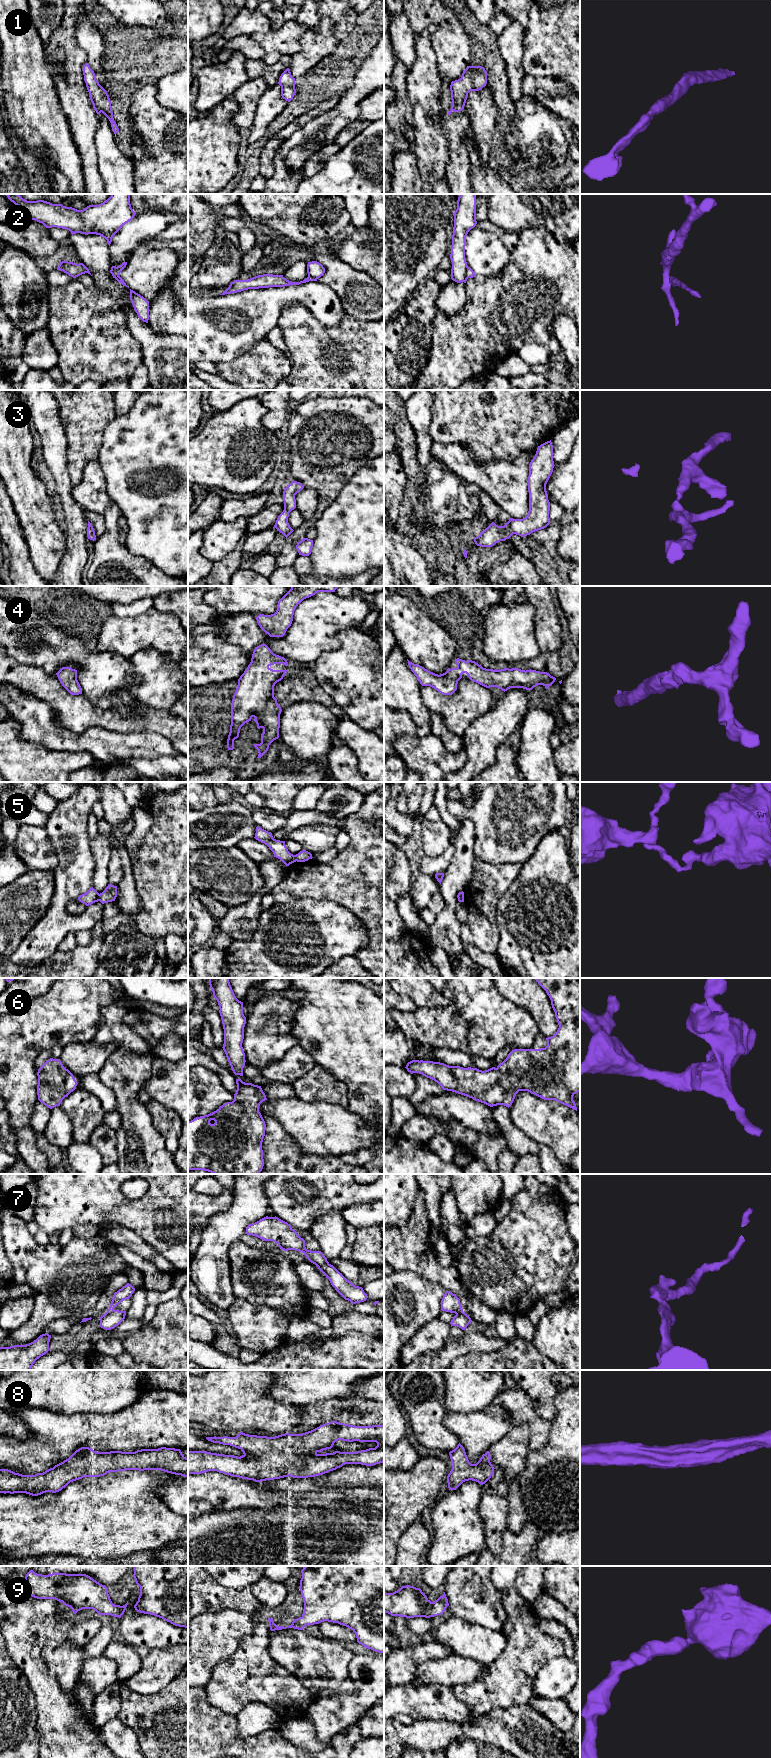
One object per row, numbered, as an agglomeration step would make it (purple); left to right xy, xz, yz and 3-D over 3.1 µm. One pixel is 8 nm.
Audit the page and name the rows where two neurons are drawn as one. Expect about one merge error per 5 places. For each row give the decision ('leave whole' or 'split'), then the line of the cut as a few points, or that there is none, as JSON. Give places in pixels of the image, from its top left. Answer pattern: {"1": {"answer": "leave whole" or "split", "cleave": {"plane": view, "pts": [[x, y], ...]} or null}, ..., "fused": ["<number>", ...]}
{"1": {"answer": "leave whole", "cleave": null}, "2": {"answer": "split", "cleave": {"plane": "yz", "pts": [[467, 266], [467, 278]]}}, "3": {"answer": "leave whole", "cleave": null}, "4": {"answer": "leave whole", "cleave": null}, "5": {"answer": "split", "cleave": {"plane": "xy", "pts": [[98, 894], [99, 900]]}}, "6": {"answer": "leave whole", "cleave": null}, "7": {"answer": "split", "cleave": {"plane": "xy", "pts": [[113, 1308], [106, 1313]]}}, "8": {"answer": "leave whole", "cleave": null}, "9": {"answer": "leave whole", "cleave": null}, "fused": ["2", "5", "7"]}

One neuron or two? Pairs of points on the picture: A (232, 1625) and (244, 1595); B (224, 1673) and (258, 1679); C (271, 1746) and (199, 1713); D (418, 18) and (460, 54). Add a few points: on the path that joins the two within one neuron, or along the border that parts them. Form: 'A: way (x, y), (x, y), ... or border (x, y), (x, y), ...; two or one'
A: border (213, 1611), (238, 1610), (255, 1620); two
B: way (232, 1679), (250, 1679); one
C: way (253, 1746), (232, 1746), (217, 1731); one
D: way (432, 19), (440, 19), (448, 27), (449, 40); one

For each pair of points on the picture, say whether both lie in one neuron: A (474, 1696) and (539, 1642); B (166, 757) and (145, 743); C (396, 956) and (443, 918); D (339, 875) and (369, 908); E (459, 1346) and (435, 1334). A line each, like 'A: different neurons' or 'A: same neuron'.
A: same neuron
B: same neuron
C: different neurons
D: same neuron
E: different neurons

